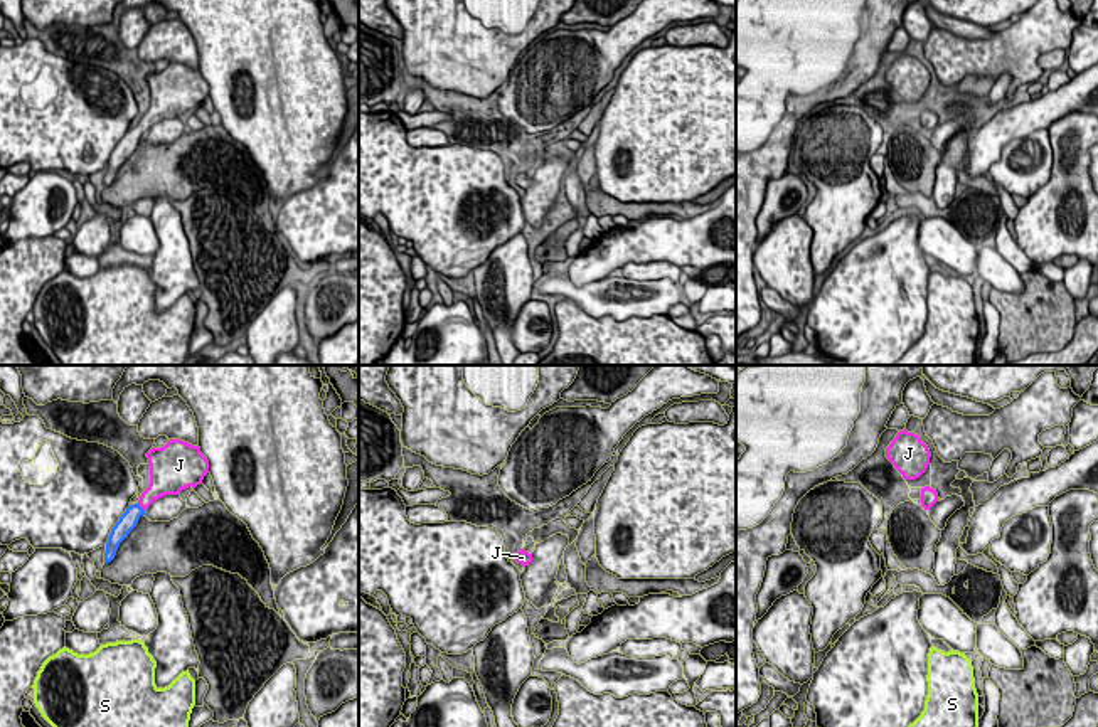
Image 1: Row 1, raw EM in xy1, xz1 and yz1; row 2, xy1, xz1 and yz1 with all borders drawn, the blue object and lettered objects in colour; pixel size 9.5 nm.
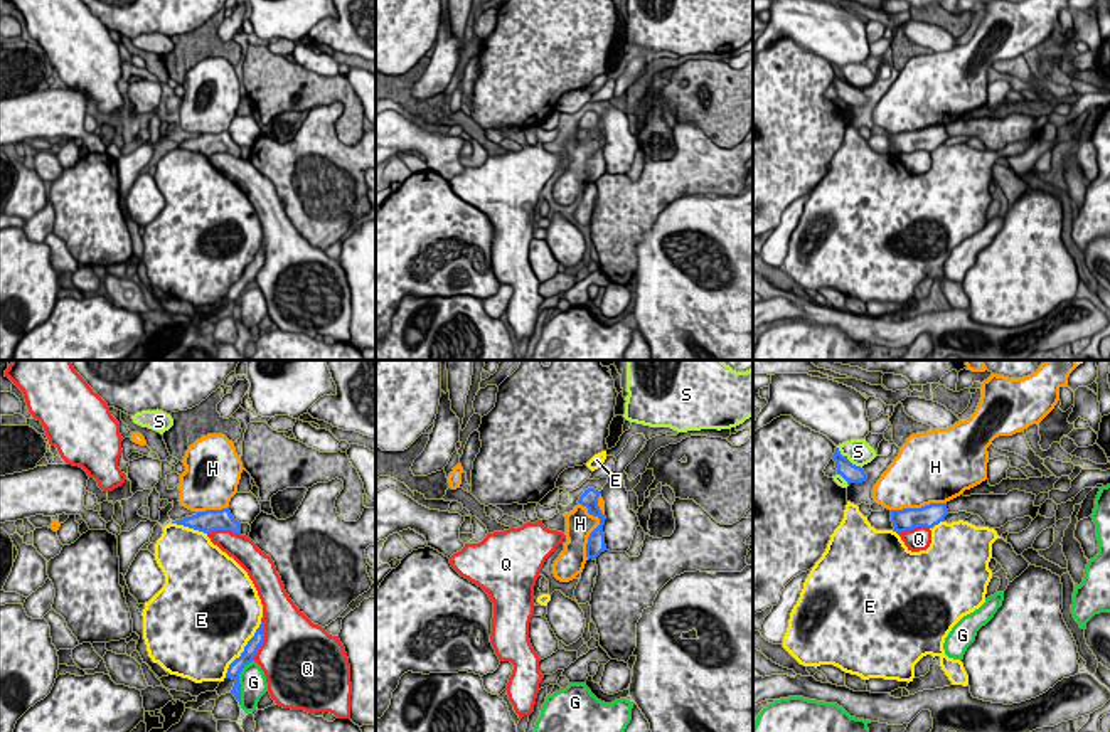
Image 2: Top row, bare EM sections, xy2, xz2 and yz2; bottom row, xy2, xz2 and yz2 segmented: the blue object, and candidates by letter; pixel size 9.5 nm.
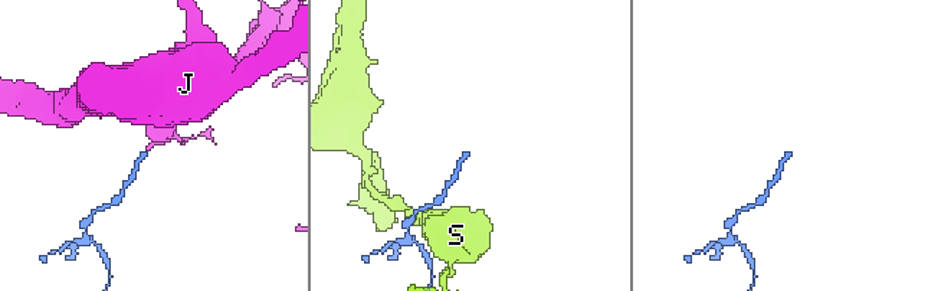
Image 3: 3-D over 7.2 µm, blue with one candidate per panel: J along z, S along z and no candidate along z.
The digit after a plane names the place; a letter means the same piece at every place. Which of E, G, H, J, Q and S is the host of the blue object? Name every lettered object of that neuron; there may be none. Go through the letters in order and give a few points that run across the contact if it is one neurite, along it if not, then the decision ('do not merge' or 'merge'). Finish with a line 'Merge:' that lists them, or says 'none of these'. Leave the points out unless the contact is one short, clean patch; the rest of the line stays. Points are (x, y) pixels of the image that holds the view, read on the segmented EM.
E: do not merge
G: do not merge
H: do not merge
J: line xy1 (128, 520), (140, 507), (157, 488); merge
Q: do not merge
S: do not merge
Merge: J

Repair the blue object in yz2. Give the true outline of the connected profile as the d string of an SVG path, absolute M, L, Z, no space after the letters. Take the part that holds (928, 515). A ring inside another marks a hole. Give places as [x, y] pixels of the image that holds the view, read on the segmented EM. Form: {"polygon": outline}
{"polygon": "M930 503L921 508L903 508L891 510L891 522L894 532L899 535L901 532L913 530L916 527L933 528L940 522L945 522L948 515L945 503Z"}

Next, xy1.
{"polygon": "M168 439L163 448L150 449L147 458L150 464L150 485L140 500L130 505L111 528L106 542L104 564L115 559L120 544L136 527L140 517L145 515L145 510L155 500L165 495L179 495L189 486L195 488L209 473L209 461L200 453L200 448L180 439Z"}

